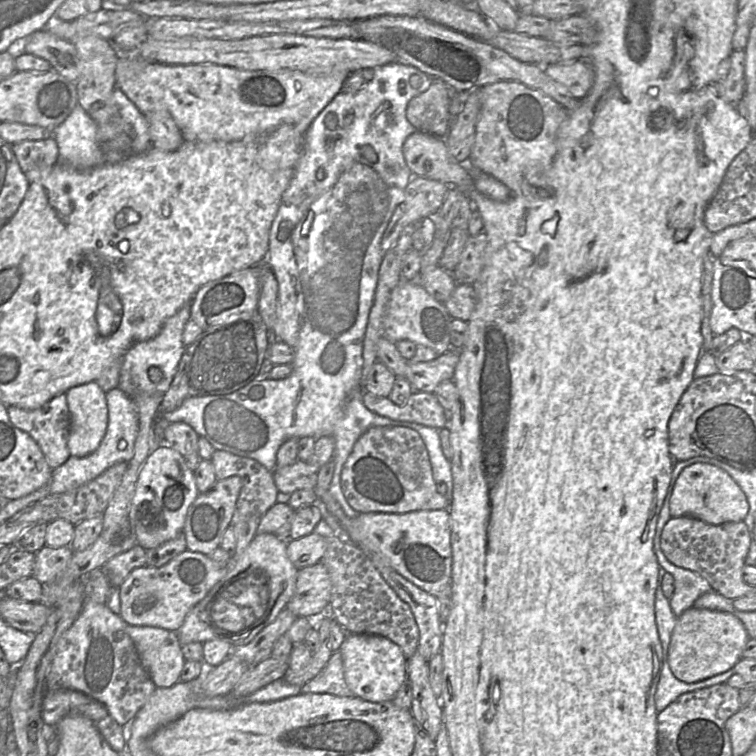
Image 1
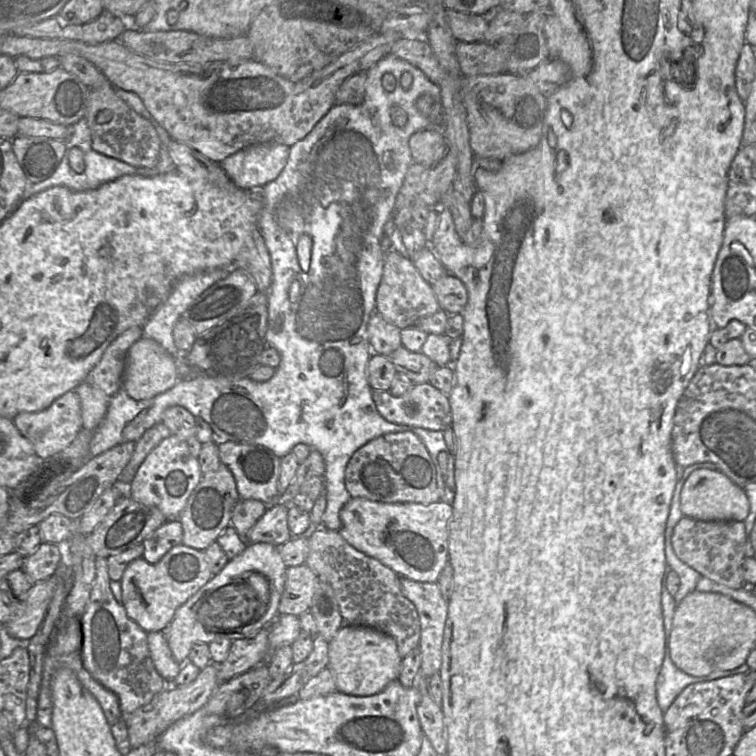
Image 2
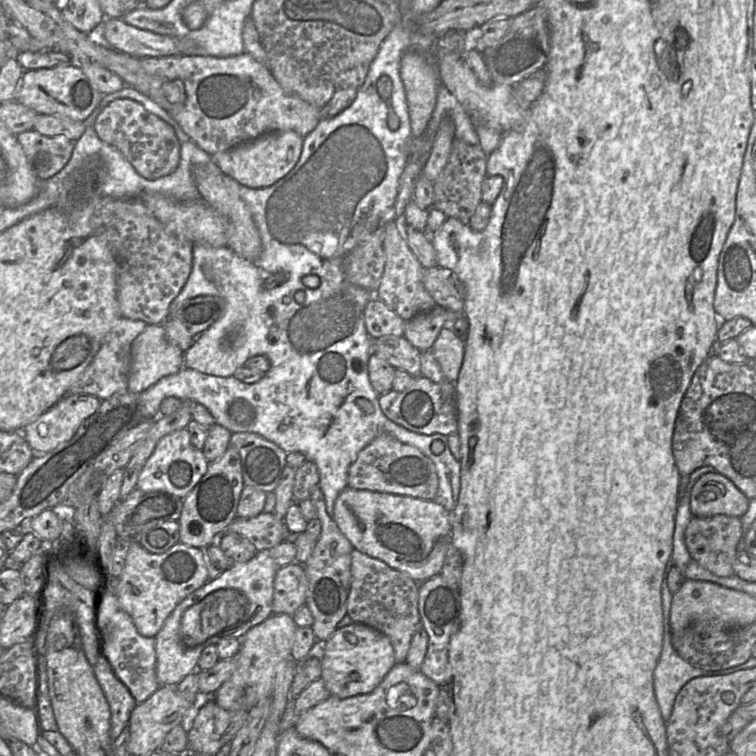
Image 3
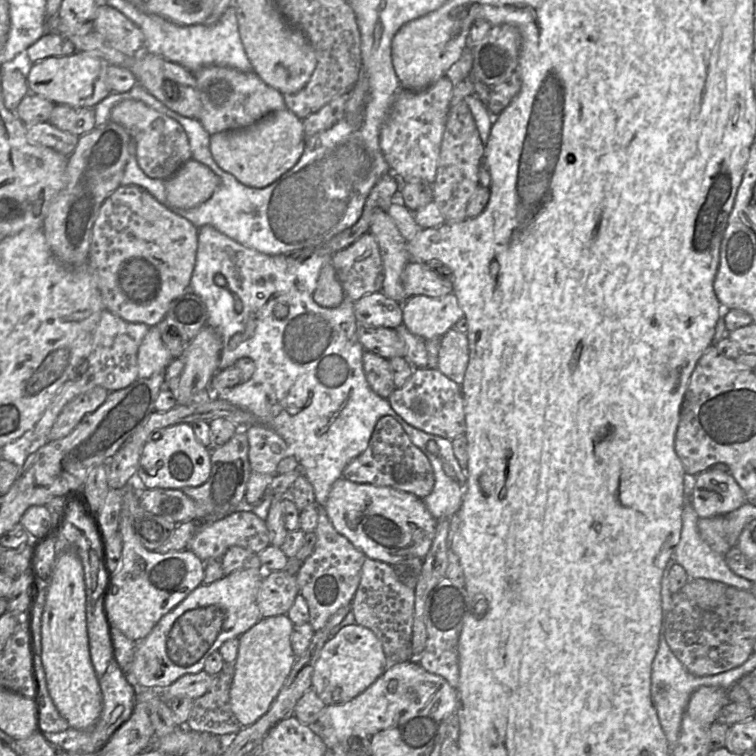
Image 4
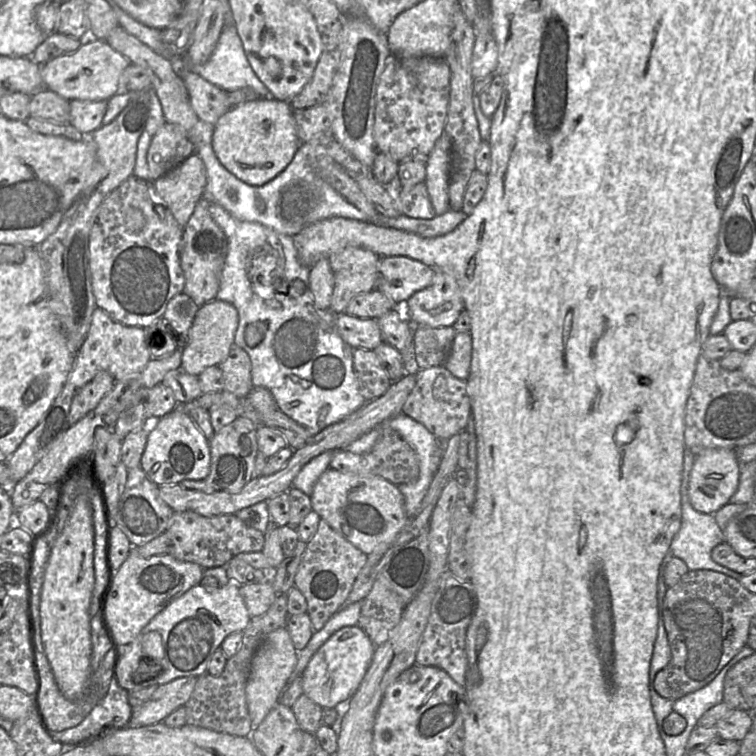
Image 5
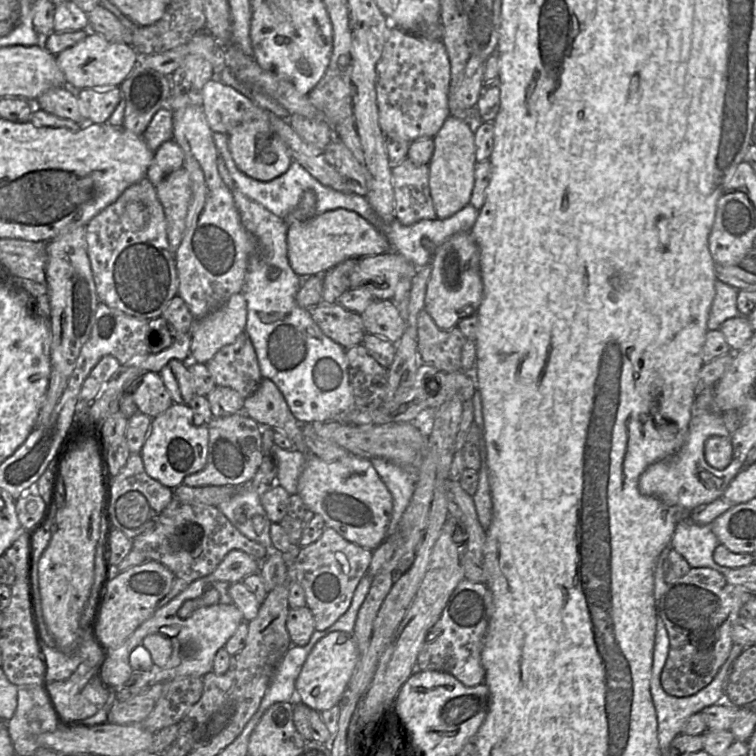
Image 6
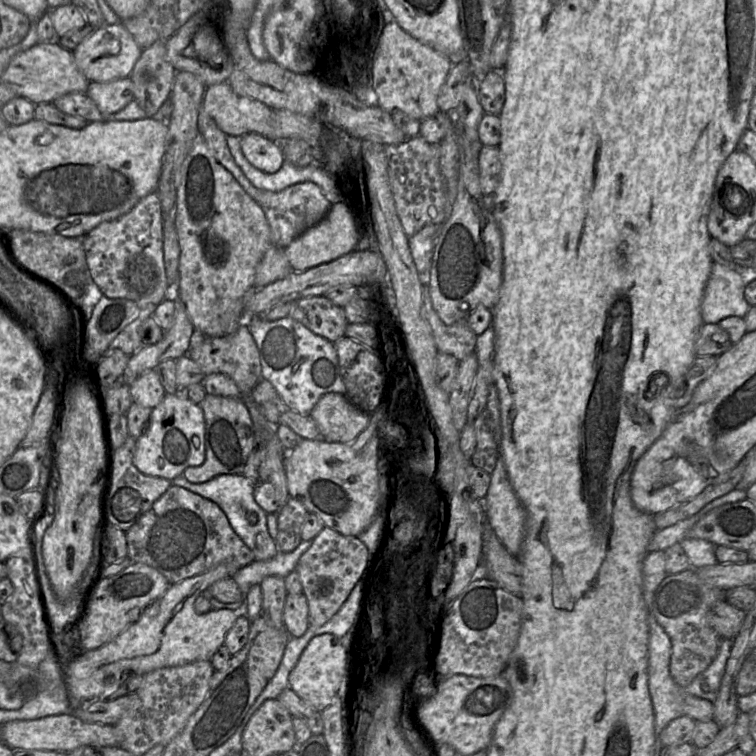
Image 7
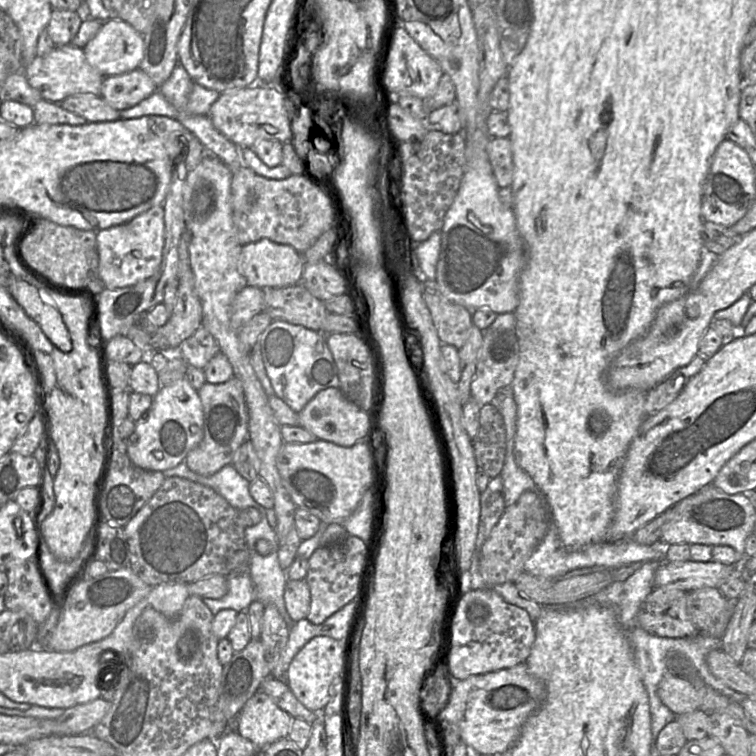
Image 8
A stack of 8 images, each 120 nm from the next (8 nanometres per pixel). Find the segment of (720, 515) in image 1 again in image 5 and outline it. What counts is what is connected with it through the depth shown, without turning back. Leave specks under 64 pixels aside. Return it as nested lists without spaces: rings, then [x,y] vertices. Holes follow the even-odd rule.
[[[707,449],[695,456],[688,483],[688,495],[691,505],[699,512],[714,514],[724,505],[738,489],[740,463],[735,449]]]

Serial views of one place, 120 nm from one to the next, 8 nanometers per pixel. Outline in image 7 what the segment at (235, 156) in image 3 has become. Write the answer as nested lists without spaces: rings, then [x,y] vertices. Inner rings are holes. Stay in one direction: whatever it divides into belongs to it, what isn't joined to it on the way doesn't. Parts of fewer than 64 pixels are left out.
[[[258,133],[243,135],[240,145],[246,159],[262,172],[276,173],[285,161],[280,144]]]

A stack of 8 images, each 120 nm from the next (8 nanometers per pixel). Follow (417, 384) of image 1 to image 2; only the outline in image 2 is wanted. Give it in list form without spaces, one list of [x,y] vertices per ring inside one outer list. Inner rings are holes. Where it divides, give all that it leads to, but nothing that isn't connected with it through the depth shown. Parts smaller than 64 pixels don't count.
[[[400,346],[388,356],[397,372],[405,374],[413,384],[429,383],[437,365],[420,352],[410,352]]]

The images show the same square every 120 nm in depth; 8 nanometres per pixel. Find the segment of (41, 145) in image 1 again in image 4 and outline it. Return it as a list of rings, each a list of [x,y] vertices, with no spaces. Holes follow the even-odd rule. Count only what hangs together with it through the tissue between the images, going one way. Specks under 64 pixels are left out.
[[[49,122],[26,125],[26,135],[32,143],[52,148],[65,157],[74,152],[80,137],[60,130]]]

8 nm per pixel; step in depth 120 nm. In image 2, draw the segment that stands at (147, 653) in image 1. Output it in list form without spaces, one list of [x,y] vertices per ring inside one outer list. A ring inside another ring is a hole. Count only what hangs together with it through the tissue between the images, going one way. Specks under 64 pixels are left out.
[[[164,631],[147,633],[147,643],[157,672],[167,684],[173,685],[173,681],[180,671],[181,664],[174,659]]]

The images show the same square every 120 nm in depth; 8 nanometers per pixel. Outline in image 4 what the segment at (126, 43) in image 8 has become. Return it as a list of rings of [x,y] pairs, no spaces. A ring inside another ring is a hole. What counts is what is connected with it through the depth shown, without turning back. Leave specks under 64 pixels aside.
[[[75,52],[70,56],[52,57],[33,64],[26,81],[30,93],[55,105],[93,108],[111,93],[106,83],[107,68],[108,63],[104,60],[84,52]]]

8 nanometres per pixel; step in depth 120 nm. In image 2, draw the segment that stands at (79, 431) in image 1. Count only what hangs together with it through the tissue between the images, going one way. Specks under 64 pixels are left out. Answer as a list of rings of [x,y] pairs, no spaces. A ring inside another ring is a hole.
[[[82,382],[74,391],[80,400],[82,429],[95,431],[107,412],[109,397],[86,382]]]

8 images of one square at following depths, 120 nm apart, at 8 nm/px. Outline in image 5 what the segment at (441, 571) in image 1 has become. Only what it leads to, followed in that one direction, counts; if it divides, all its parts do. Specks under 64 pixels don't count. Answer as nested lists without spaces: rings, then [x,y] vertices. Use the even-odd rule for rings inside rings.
[[[329,467],[318,478],[310,498],[312,509],[367,555],[378,545],[392,542],[408,519],[399,487],[377,475],[343,473]]]

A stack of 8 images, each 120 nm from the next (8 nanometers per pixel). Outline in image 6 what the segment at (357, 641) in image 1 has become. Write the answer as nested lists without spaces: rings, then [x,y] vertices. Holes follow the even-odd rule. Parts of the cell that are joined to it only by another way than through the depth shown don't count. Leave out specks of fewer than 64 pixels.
[[[333,631],[321,638],[308,654],[295,682],[296,699],[322,712],[338,704],[358,661],[358,649],[352,634]]]

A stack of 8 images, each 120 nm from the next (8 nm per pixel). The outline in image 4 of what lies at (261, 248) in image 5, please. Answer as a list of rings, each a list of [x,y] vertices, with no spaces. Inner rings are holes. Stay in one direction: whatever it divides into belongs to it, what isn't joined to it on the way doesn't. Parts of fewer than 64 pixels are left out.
[[[203,226],[198,229],[198,248],[196,263],[189,290],[199,296],[205,303],[208,319],[208,326],[214,329],[215,326],[224,320],[232,305],[236,312],[241,311],[241,305],[232,301],[238,296],[237,291],[241,285],[247,282],[256,282],[258,279],[282,279],[281,284],[294,284],[301,281],[301,287],[310,289],[317,286],[319,273],[323,265],[331,262],[332,256],[312,255],[306,260],[300,261],[291,254],[267,255],[255,249],[245,247],[235,240],[229,238],[212,226]]]

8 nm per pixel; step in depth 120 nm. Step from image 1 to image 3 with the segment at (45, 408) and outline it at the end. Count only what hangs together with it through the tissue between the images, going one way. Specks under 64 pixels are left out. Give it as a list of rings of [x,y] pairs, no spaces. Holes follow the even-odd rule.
[[[64,395],[36,420],[23,427],[20,433],[34,451],[34,455],[45,454],[70,440],[79,425],[100,404],[101,400],[93,395]]]

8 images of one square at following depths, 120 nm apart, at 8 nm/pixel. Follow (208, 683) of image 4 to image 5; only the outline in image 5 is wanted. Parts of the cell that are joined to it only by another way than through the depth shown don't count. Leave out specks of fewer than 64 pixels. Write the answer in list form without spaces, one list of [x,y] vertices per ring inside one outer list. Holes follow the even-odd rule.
[[[180,677],[160,685],[152,696],[143,704],[132,707],[132,714],[127,726],[145,726],[158,722],[173,710],[185,706],[192,695],[198,677]]]

